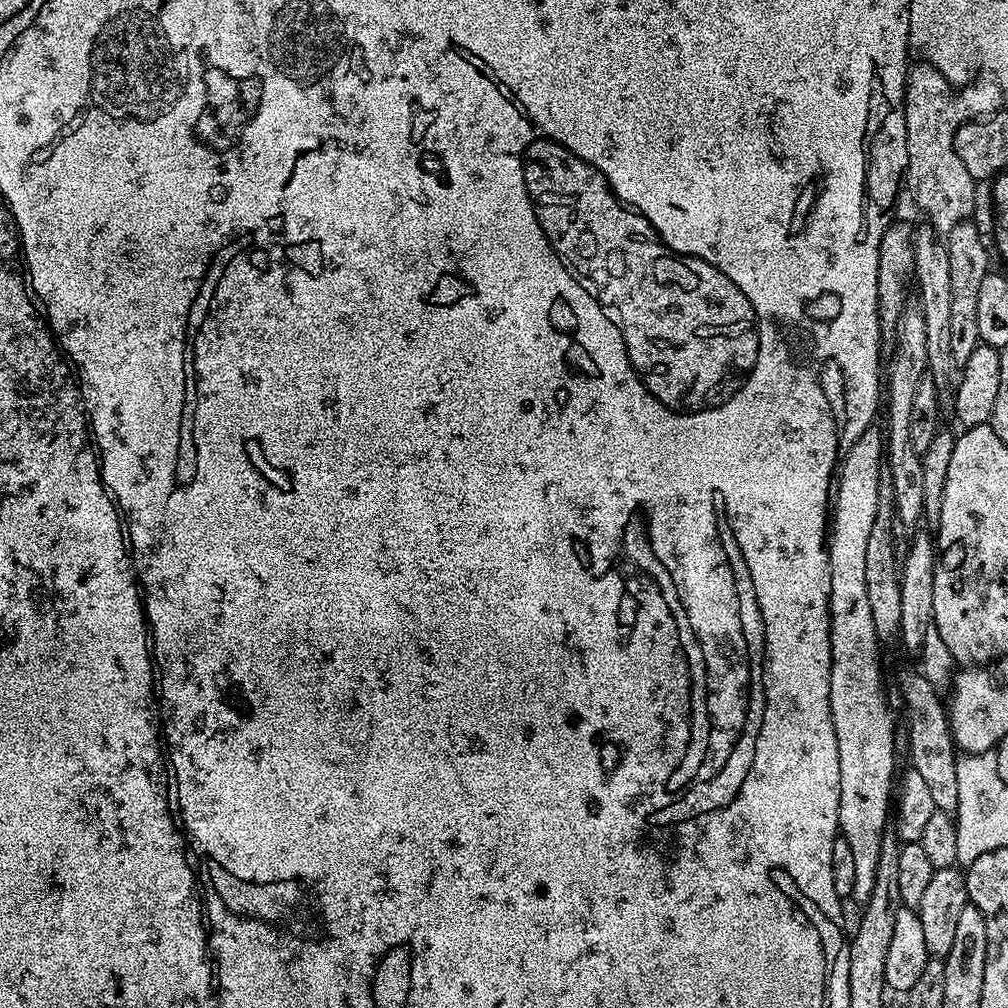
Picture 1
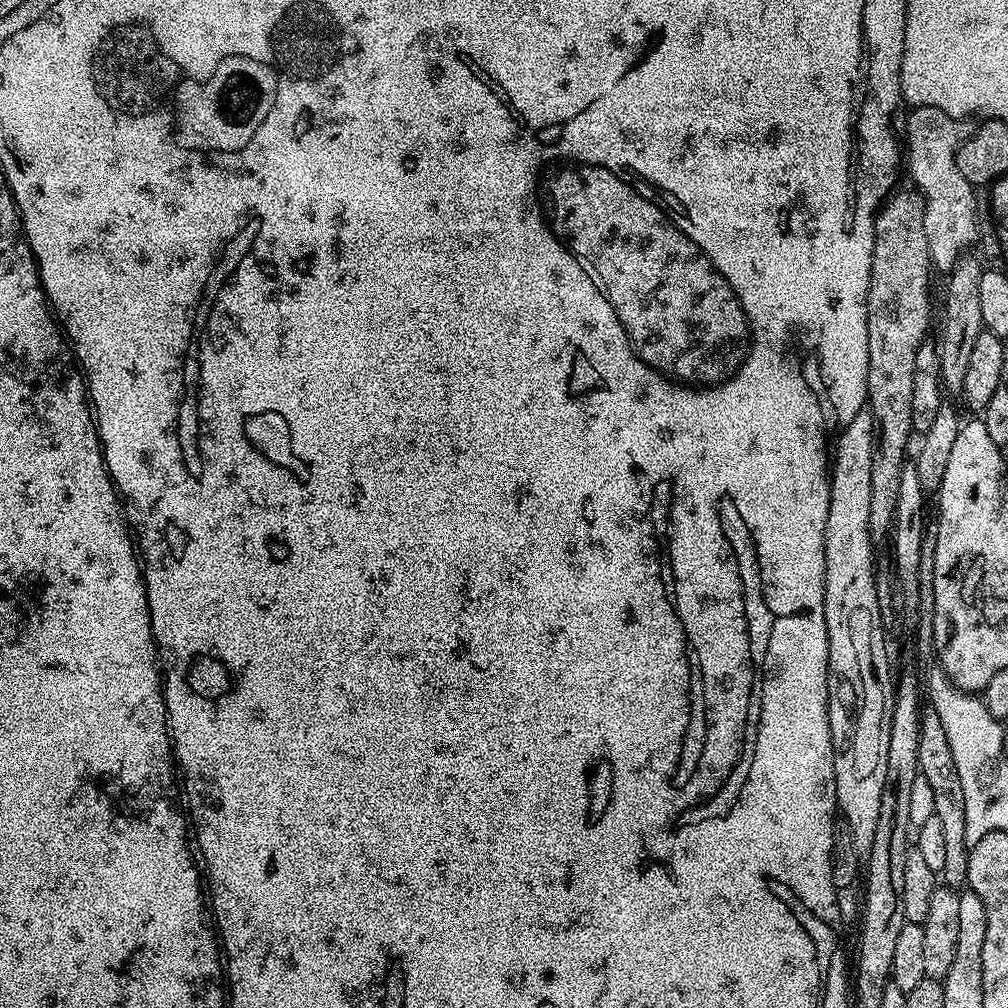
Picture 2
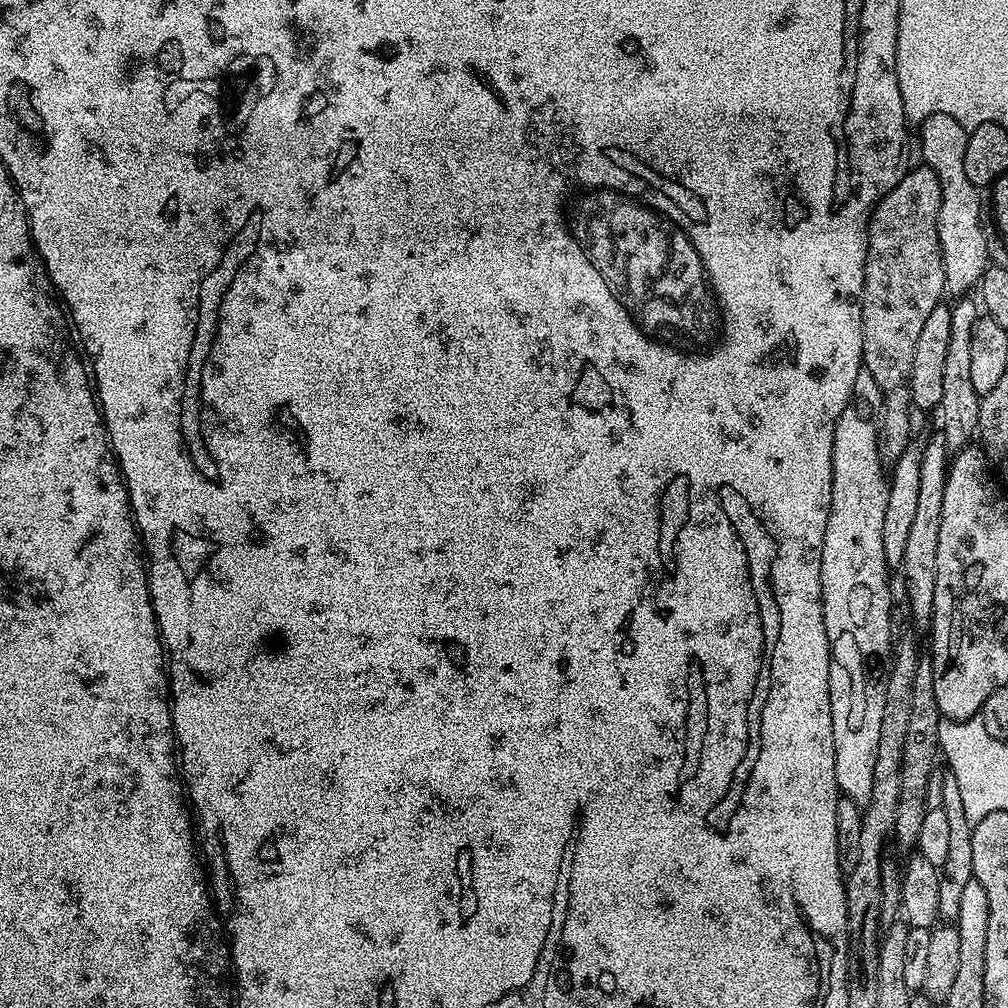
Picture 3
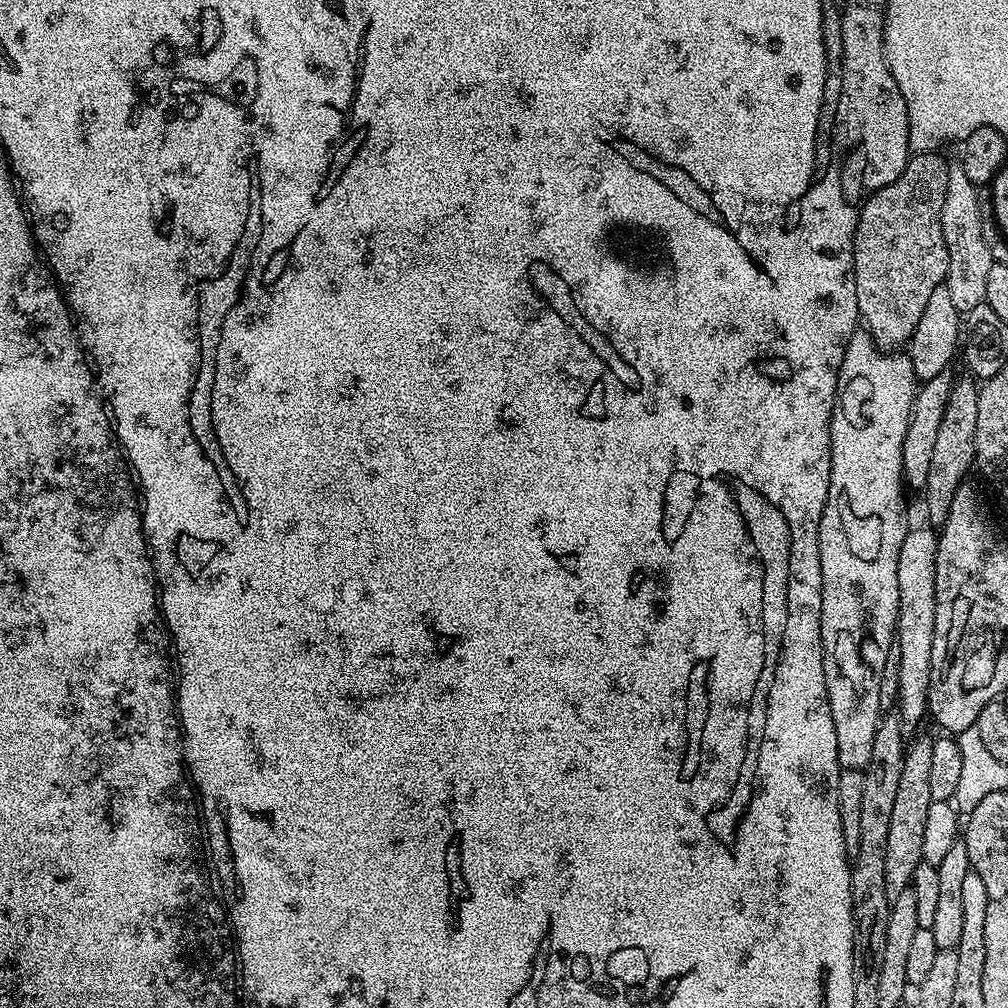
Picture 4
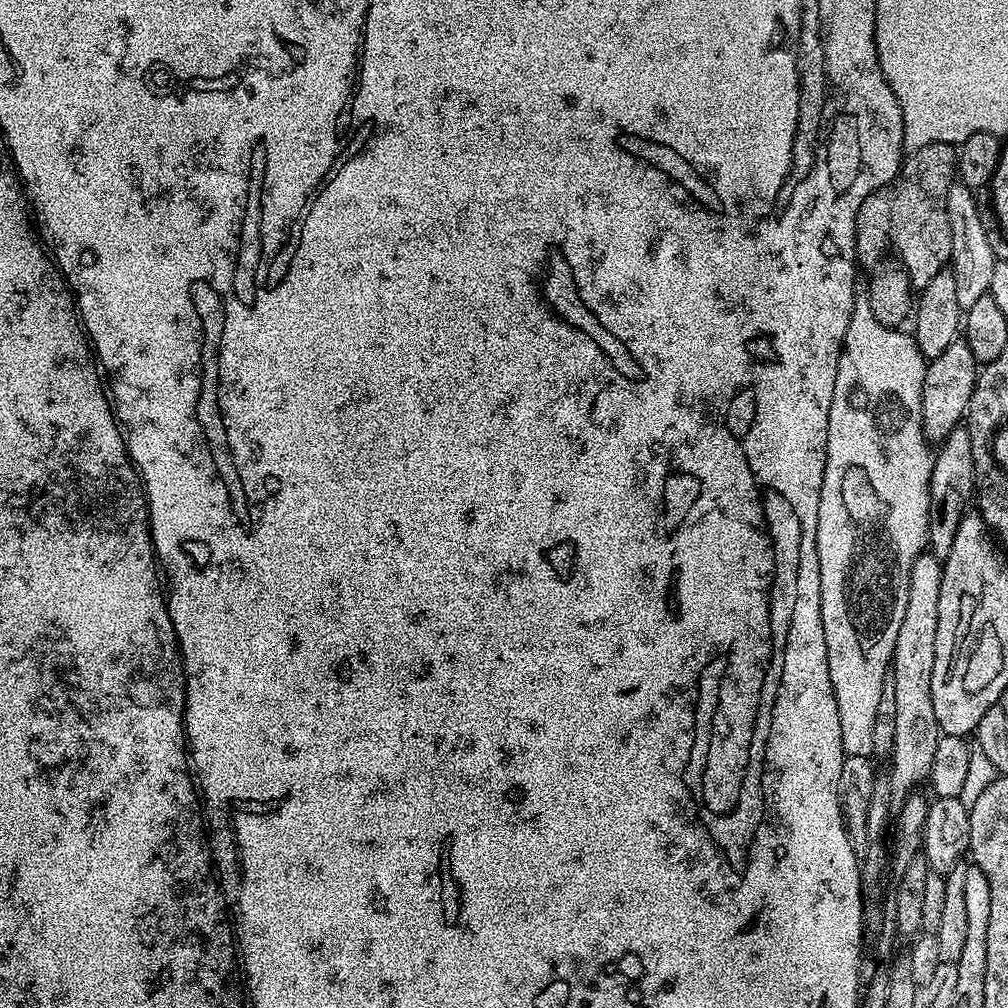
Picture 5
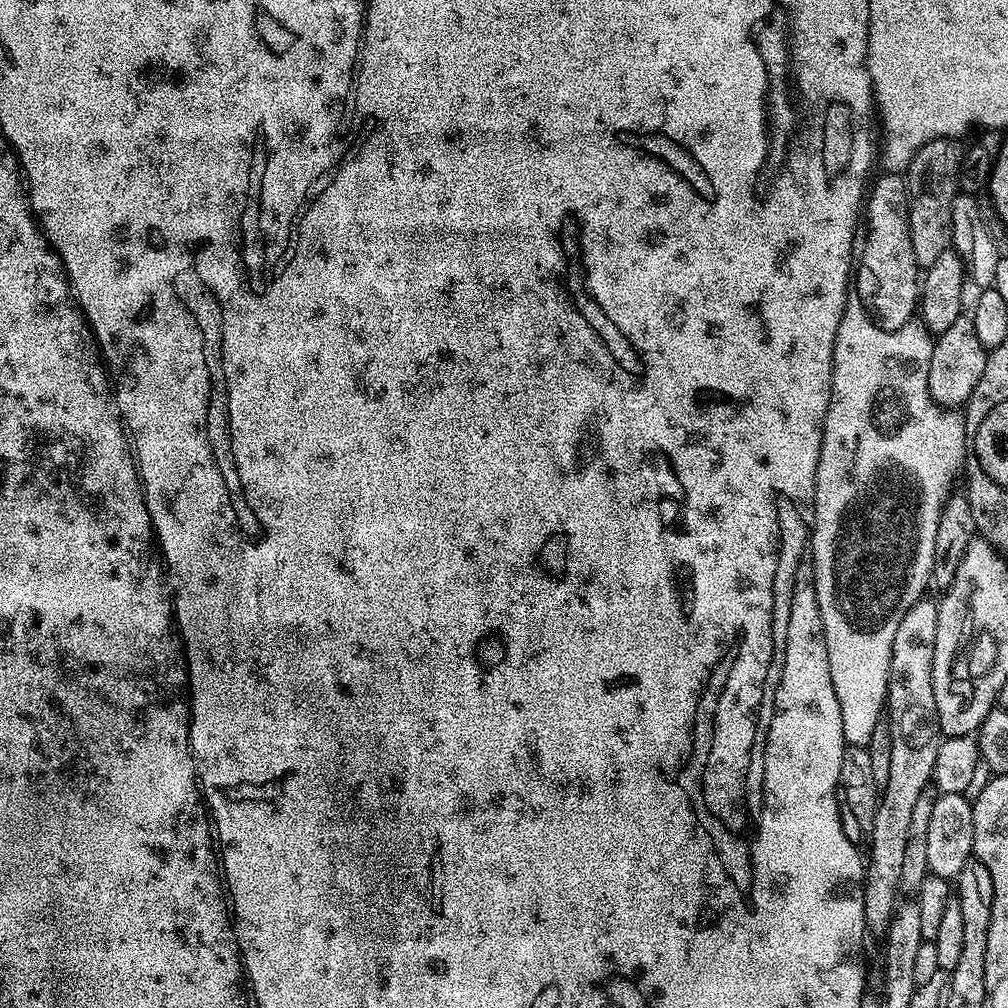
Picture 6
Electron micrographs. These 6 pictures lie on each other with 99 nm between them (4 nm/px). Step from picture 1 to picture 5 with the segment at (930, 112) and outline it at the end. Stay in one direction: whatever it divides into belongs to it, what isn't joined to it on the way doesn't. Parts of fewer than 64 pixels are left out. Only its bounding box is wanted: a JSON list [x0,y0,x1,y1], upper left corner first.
[942,182,997,310]

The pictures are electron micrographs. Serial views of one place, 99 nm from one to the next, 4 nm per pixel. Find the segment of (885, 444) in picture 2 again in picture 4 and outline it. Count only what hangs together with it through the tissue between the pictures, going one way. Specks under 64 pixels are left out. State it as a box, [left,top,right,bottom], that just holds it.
[852,167,948,350]

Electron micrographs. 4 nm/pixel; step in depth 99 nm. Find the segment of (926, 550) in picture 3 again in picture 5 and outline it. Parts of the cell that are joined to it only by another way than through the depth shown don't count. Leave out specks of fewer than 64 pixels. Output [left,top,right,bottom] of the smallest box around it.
[887,554,942,809]

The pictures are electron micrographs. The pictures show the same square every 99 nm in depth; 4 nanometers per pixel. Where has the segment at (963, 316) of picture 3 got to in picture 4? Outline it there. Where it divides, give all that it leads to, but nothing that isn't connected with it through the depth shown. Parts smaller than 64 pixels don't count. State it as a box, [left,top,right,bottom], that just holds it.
[922,375,980,526]

